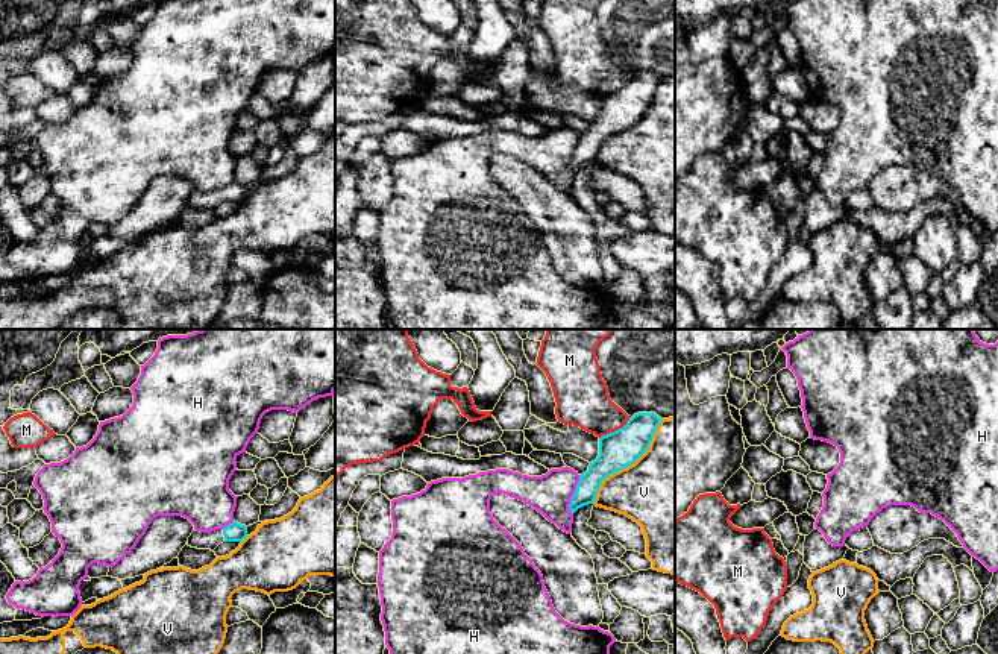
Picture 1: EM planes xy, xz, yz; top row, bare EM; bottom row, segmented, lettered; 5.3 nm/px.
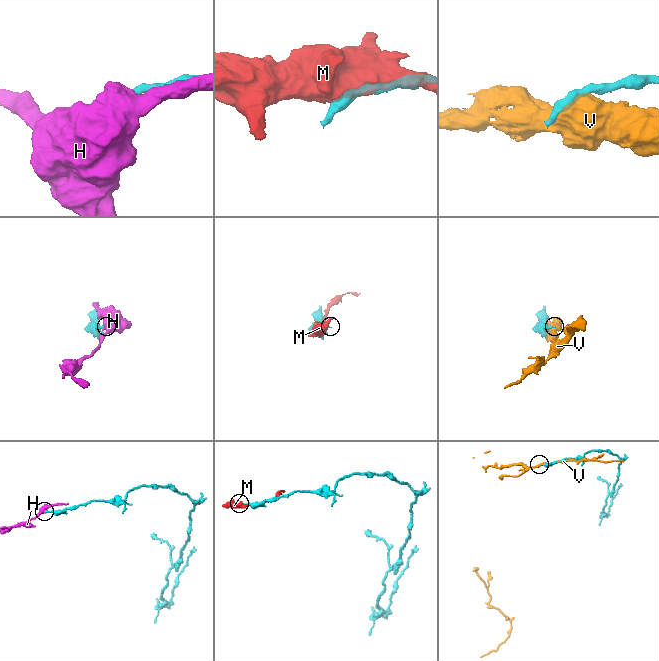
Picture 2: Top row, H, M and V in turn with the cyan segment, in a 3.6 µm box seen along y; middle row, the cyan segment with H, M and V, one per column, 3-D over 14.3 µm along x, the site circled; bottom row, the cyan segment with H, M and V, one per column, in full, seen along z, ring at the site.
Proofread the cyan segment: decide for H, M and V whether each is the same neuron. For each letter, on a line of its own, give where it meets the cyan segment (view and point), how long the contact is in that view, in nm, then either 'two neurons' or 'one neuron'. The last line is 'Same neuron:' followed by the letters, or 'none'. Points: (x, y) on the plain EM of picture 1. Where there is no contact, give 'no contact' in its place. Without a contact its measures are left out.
H: xz (574, 155) | 220 nm | two neurons
M: xz (615, 91) | 200 nm | two neurons
V: xz (628, 125) | 600 nm | two neurons
Same neuron: none

